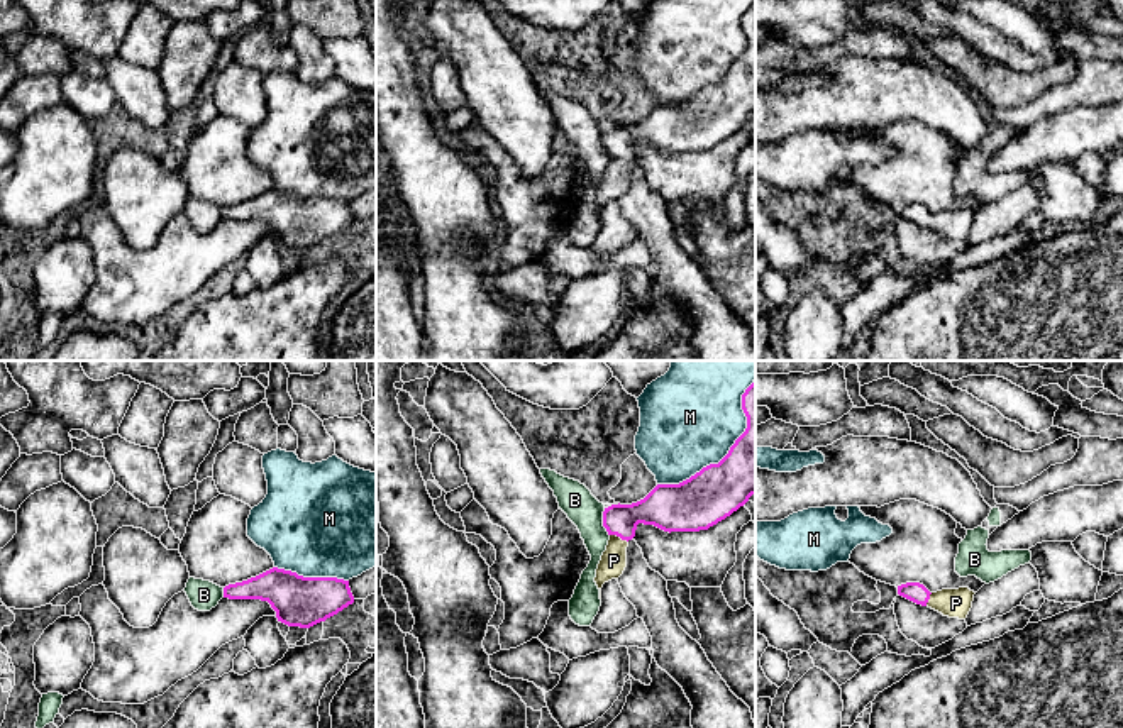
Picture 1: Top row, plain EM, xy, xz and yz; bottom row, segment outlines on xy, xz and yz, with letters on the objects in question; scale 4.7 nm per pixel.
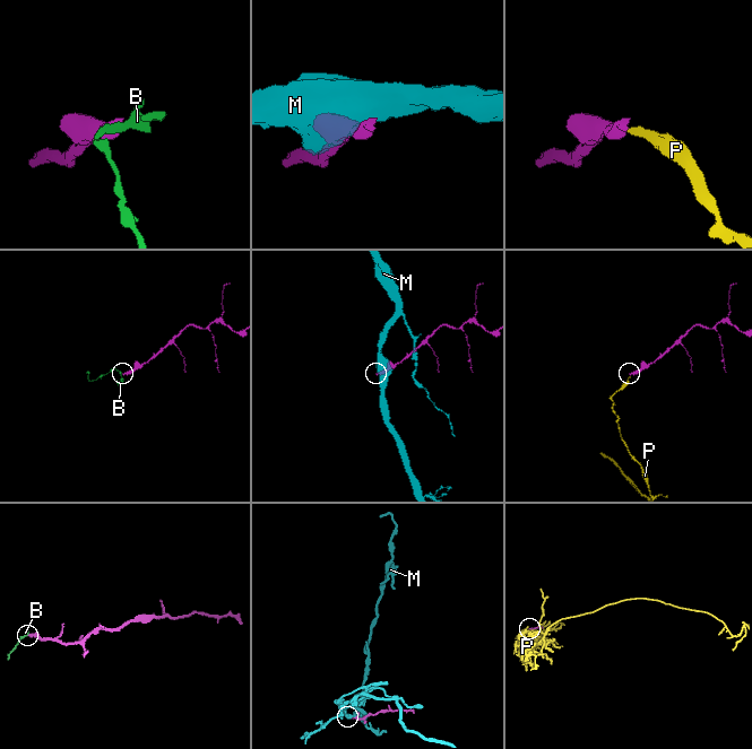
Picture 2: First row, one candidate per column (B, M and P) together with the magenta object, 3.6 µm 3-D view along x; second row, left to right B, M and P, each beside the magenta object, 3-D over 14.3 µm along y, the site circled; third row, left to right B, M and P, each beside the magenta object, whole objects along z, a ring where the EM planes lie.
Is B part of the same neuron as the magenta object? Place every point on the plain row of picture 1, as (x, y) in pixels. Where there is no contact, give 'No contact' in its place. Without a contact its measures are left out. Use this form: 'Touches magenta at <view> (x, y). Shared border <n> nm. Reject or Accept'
Touches magenta at xz (603, 143). Shared border 140 nm. Reject

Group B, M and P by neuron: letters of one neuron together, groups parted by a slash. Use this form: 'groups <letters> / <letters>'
groups B / M / P

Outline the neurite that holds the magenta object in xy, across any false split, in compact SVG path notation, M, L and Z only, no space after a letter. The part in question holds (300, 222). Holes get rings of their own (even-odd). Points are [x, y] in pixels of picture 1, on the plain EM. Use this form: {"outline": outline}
{"outline": "M273 188L256 198L224 208L229 220L268 222L278 242L310 249L354 223L349 201L337 198L303 198Z"}

